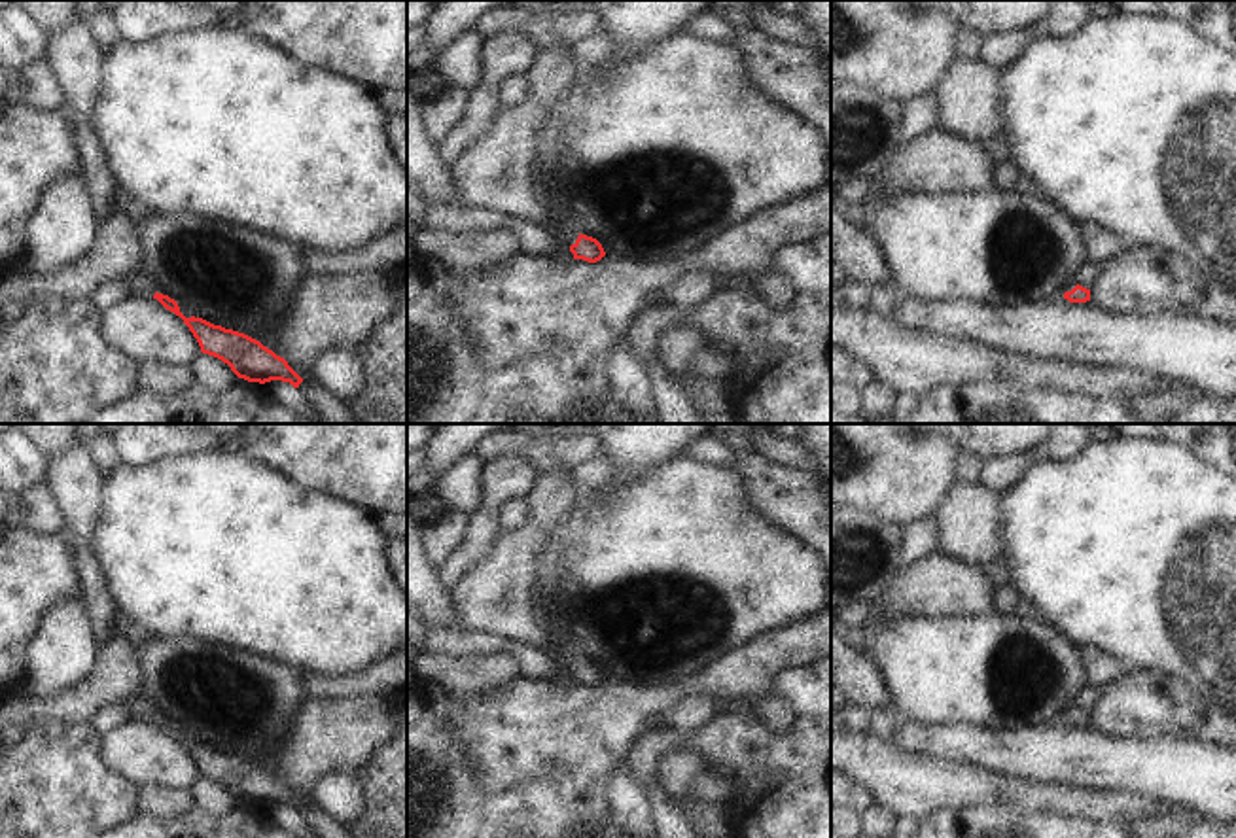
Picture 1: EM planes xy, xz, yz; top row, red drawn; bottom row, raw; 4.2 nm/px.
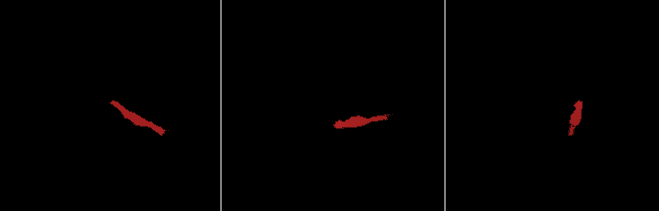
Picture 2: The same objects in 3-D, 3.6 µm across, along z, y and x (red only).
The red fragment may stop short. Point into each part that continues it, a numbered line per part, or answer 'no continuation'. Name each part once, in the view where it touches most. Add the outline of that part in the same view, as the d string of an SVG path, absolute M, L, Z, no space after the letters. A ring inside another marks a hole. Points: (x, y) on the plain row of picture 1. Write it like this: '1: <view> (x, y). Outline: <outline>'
1: xz (496, 596). Outline: M553 465L538 473L524 498L528 522L498 537L492 550L449 588L462 628L532 645L564 670L575 668L579 656L555 639L536 615L534 583L547 537L570 515L579 494L570 467Z

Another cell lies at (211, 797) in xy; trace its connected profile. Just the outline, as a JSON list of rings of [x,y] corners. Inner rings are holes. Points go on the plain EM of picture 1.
[[[203,776],[191,785],[189,793],[197,810],[212,817],[221,817],[238,804],[227,787]]]

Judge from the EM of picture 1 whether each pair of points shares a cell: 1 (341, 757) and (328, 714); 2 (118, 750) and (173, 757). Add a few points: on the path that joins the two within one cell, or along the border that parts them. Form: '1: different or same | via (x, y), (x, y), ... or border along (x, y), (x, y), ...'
1: same | via (341, 746), (328, 725)
2: same | via (131, 750), (148, 757), (159, 757)

